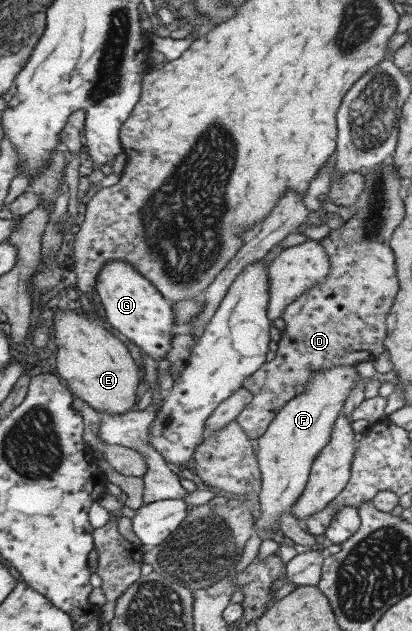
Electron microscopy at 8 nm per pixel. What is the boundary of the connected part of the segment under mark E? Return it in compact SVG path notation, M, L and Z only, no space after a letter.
M53 306L52 330L58 348L54 372L68 390L94 410L124 414L135 406L142 392L142 377L128 349L113 330L104 328L98 315L85 317L81 312Z

